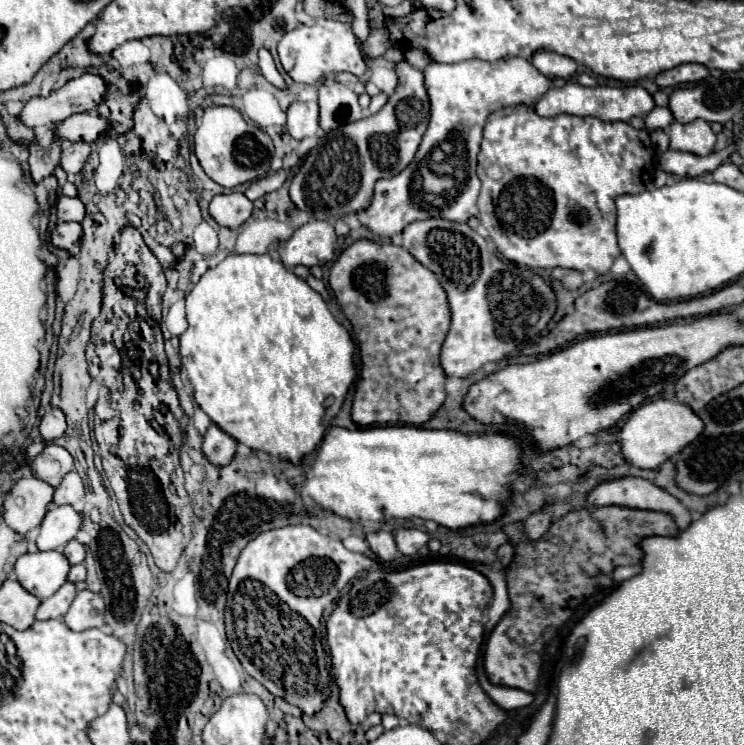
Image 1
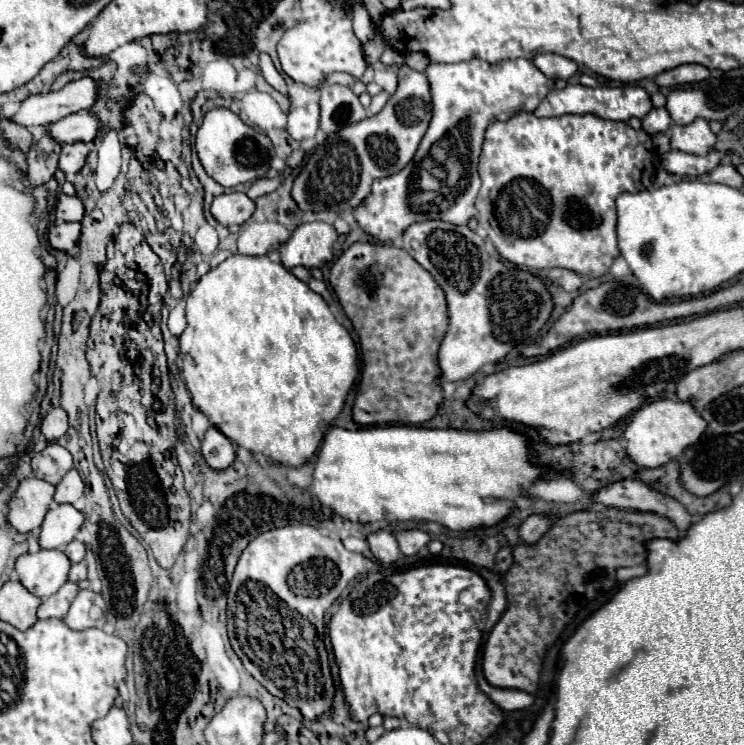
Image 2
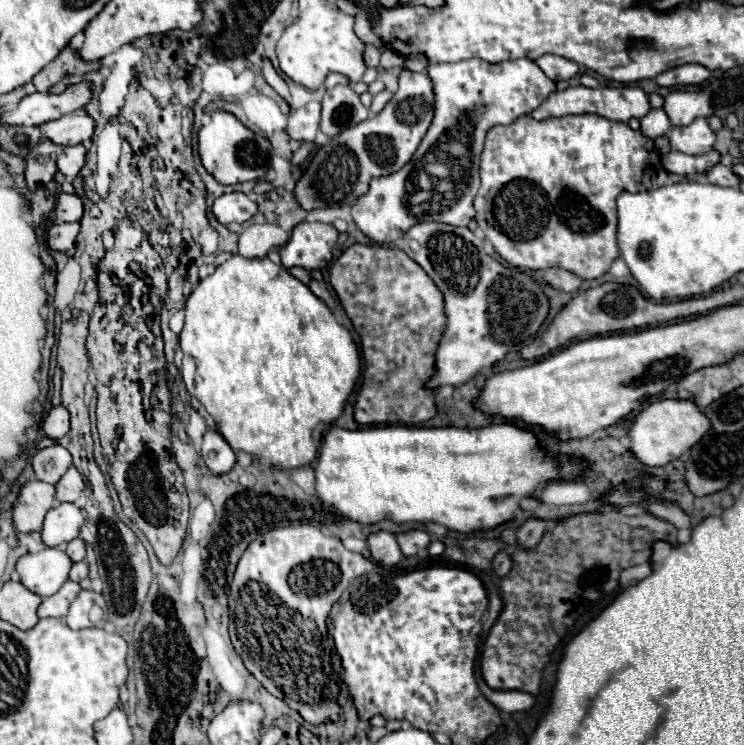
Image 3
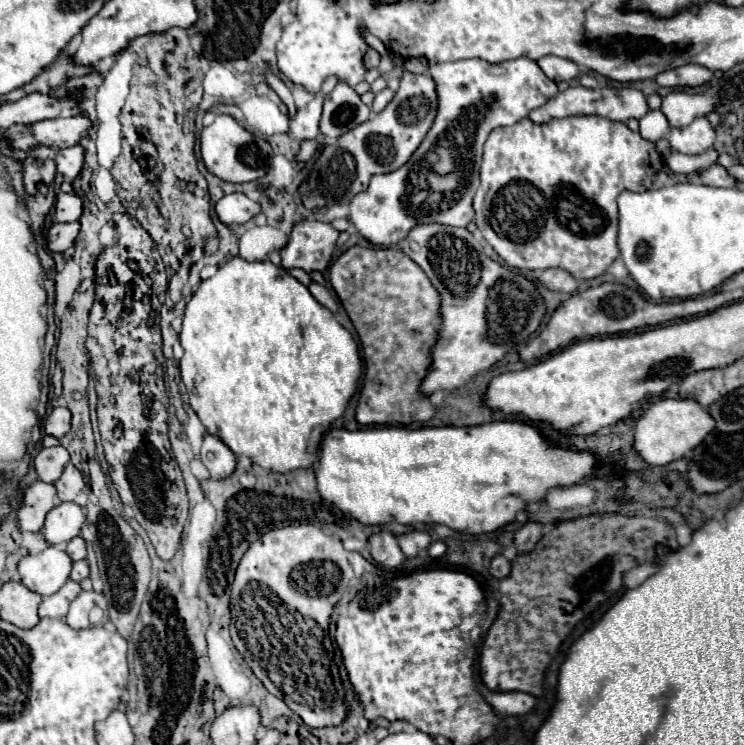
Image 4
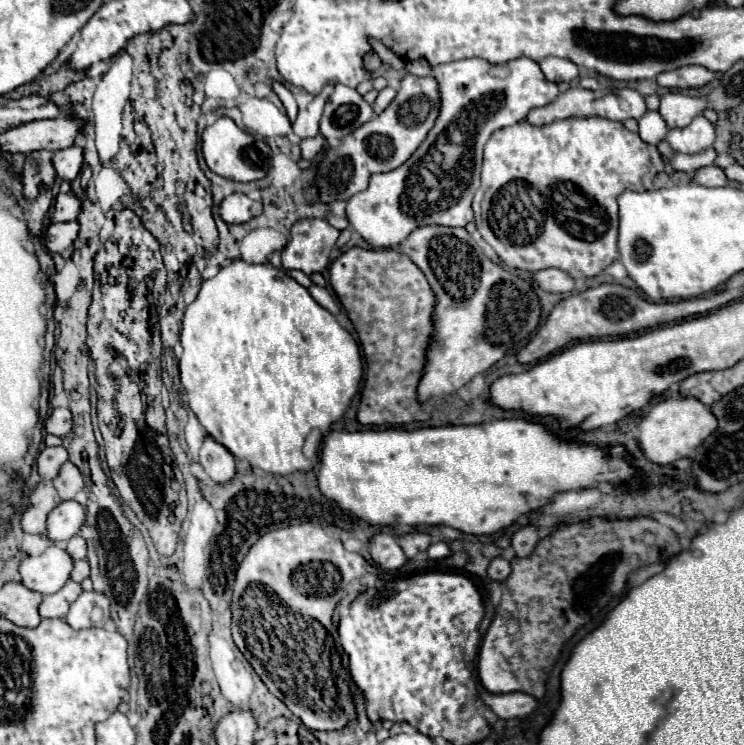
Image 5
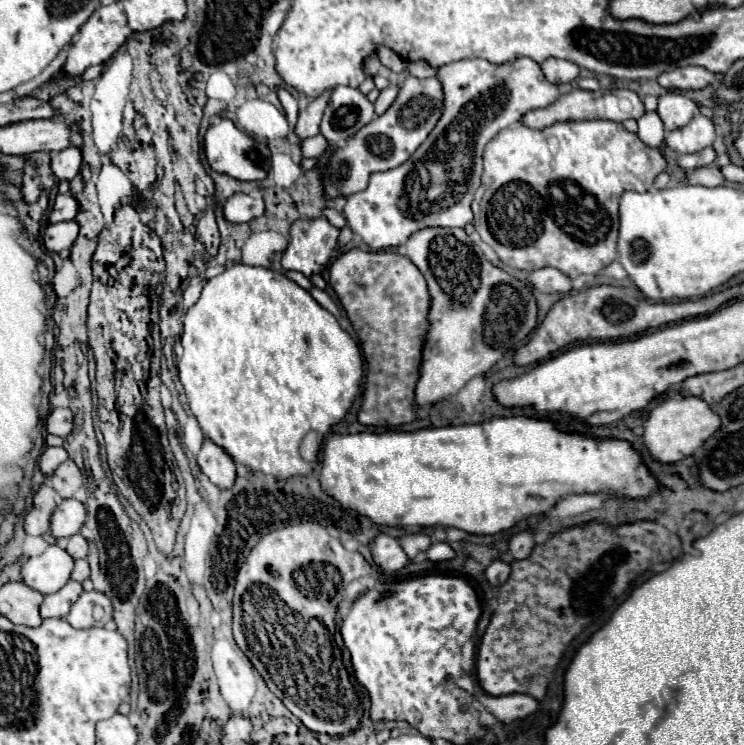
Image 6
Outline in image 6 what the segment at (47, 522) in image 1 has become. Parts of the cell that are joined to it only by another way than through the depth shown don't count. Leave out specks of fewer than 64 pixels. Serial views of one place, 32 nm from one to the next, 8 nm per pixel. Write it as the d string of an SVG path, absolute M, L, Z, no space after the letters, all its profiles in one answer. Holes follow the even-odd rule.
M62 500L50 516L50 536L56 540L78 534L86 520L86 508L78 500Z

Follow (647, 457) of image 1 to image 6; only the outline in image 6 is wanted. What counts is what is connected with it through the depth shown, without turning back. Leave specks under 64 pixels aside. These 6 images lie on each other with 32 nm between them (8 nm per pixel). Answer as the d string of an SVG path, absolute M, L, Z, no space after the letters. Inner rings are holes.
M668 398L656 408L652 408L642 428L642 438L648 454L662 464L672 464L693 455L694 450L698 450L704 444L704 440L708 440L720 428L720 418L700 398Z

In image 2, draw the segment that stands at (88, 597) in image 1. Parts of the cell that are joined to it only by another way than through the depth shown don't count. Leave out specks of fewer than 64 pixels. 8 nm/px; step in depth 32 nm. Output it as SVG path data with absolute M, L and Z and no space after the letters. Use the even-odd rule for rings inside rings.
M80 590L78 596L74 598L68 614L64 616L64 622L72 628L72 630L86 630L86 628L102 628L104 624L104 616L100 614L98 618L94 618L94 608L98 608L100 612L104 612L104 600L100 594L92 592L92 590Z

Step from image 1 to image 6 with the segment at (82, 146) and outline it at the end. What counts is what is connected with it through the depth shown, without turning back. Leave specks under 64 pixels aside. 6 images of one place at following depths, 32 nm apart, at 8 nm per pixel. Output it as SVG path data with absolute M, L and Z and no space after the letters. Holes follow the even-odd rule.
M78 146L60 150L52 158L52 170L60 180L72 180L80 172L80 166L82 166L82 152Z

